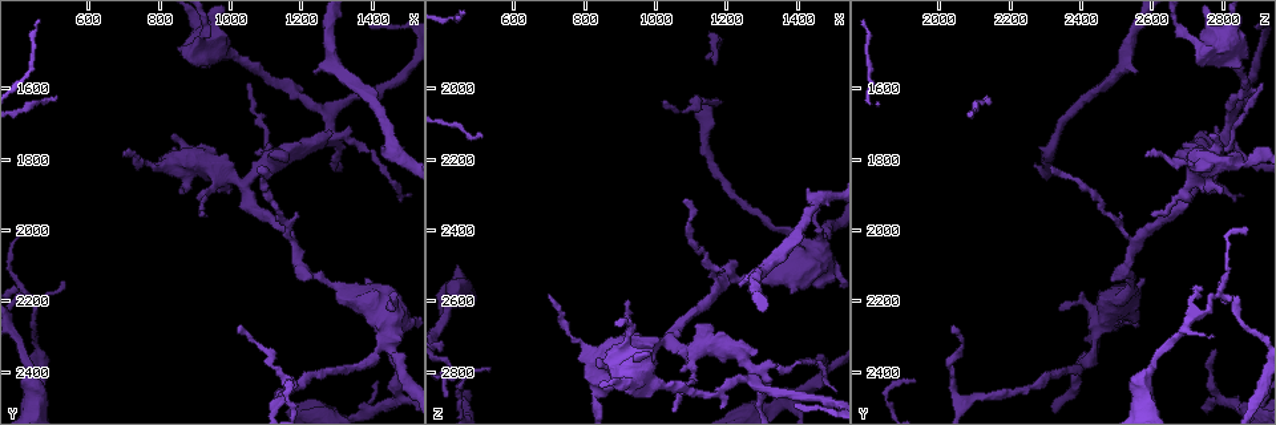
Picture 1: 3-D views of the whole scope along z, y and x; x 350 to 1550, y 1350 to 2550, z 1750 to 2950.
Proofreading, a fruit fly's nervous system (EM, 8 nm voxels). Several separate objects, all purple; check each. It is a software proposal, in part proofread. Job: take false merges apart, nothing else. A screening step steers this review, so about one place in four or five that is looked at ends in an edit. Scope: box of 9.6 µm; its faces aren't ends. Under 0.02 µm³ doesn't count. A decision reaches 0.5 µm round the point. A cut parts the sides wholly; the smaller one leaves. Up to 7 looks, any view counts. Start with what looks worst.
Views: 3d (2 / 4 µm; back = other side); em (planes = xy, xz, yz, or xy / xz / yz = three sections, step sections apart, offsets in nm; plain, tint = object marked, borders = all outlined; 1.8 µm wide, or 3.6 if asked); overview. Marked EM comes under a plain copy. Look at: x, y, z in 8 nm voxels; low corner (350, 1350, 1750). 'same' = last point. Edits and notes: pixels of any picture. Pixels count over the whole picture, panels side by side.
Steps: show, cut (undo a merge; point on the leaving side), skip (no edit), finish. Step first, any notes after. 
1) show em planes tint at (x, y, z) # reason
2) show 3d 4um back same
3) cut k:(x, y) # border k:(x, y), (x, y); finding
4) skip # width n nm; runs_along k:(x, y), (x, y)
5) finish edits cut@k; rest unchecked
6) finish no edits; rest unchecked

show em 3.6um xy step 16 tint at (960, 1490, 2830) # calibre changes

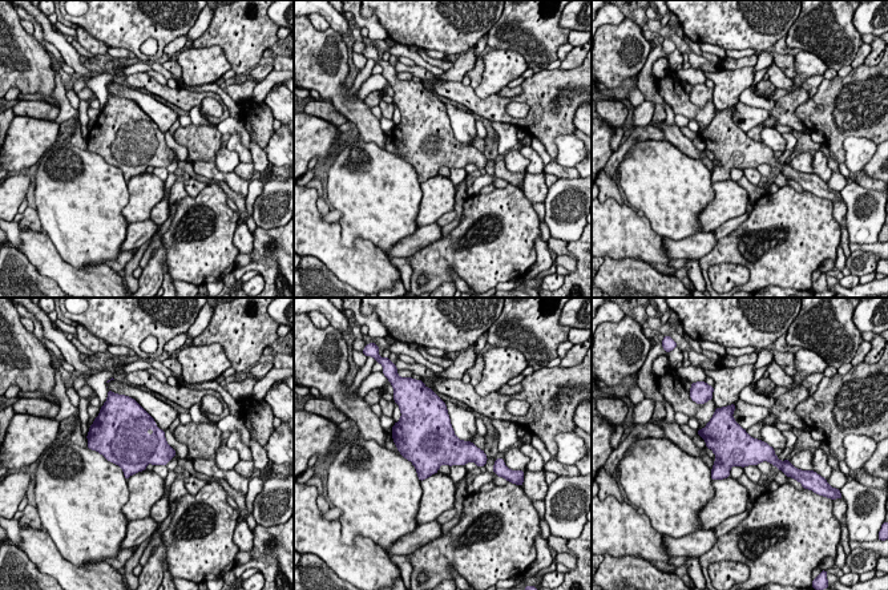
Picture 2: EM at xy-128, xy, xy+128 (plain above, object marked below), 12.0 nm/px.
skip # all the same cell

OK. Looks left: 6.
show 3d 2um at (1420, 2350, 2440) # three arms meet

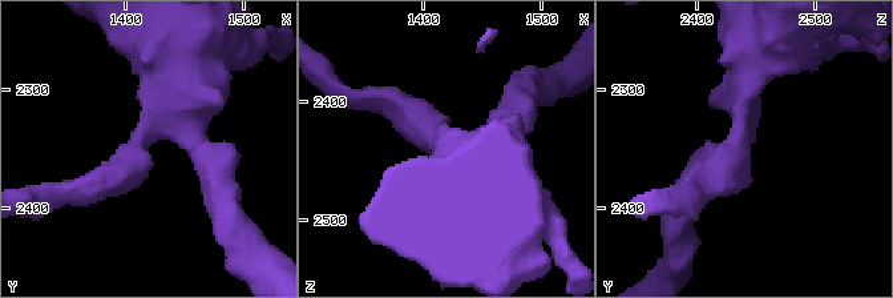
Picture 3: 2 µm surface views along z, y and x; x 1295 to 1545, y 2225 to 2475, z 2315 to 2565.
show em planes borders at (1414, 2344, 2436) # arms 3; need the tissue

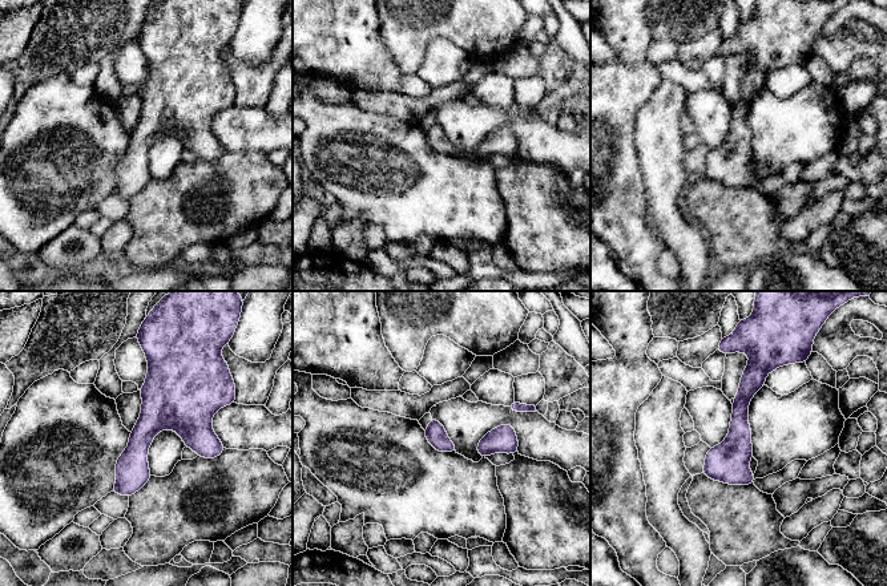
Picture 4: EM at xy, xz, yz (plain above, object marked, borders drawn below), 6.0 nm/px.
skip # runs_along 4:(754, 362), (740, 407), (733, 481); all the same cell

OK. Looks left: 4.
show 3d 2um at (1290, 1740, 2810)

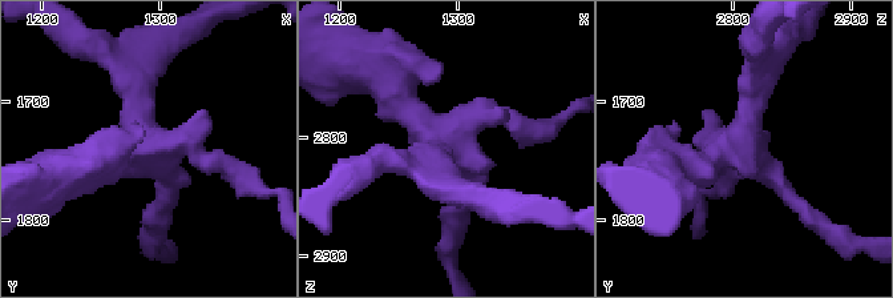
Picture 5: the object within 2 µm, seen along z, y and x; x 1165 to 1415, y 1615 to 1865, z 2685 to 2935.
show em yz step 4 tint at (1282, 1738, 2804) # arms 4

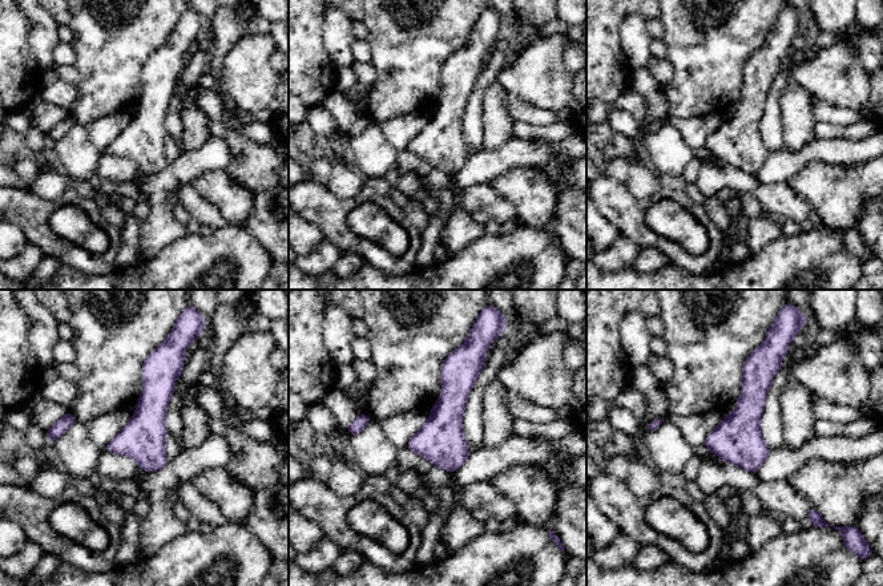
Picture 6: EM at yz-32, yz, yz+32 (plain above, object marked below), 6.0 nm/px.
show em planes tint same # another direction

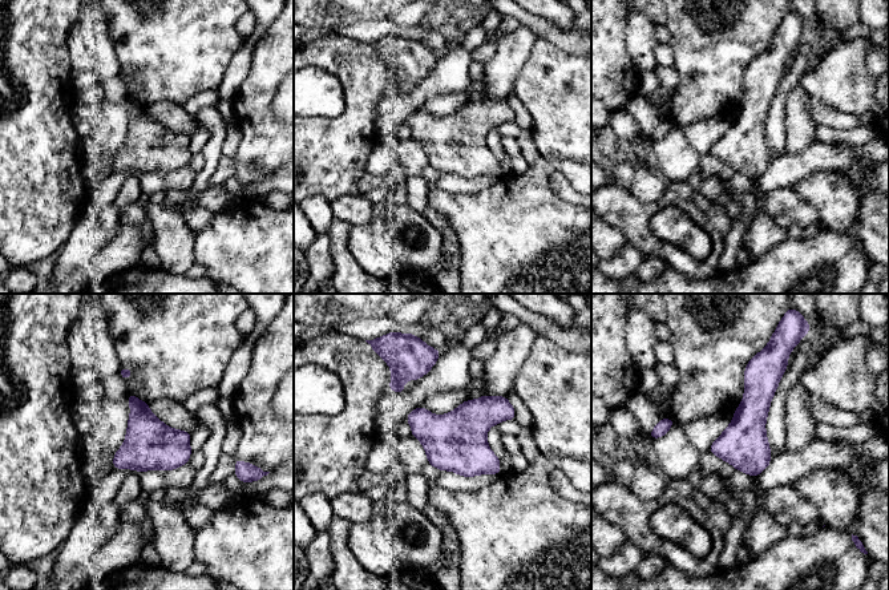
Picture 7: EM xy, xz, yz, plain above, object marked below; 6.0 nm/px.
skip # one cell here

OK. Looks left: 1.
finish no edits; rest unchecked

